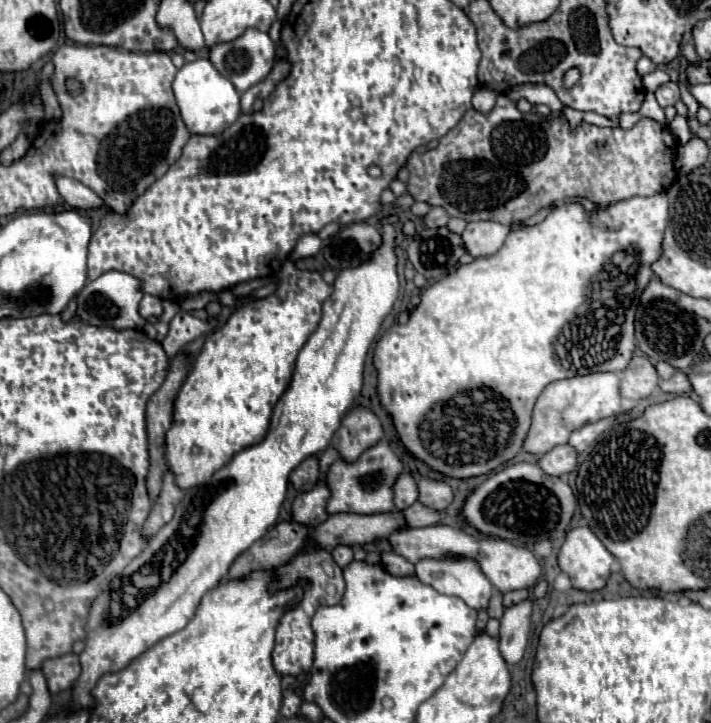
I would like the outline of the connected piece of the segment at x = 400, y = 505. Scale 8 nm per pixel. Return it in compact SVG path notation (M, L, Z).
M401 474L397 484L393 486L395 490L395 508L397 510L405 510L409 508L413 502L417 502L419 498L419 488L417 488L417 482L411 474Z

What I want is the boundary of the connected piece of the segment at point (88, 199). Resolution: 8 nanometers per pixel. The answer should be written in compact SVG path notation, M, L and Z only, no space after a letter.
M59 176L57 188L59 188L59 194L63 196L63 200L75 210L95 210L95 208L103 206L103 200L91 188L83 186L77 180Z

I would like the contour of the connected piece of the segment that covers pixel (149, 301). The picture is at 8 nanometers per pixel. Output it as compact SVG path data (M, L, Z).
M145 294L141 304L139 304L139 314L143 318L149 318L149 316L161 316L163 314L163 306L161 306L161 298L157 296L151 296L151 294Z

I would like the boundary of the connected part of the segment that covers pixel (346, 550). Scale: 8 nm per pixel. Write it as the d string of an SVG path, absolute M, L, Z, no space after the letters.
M337 546L331 553L334 561L341 568L345 568L347 564L353 562L353 550L349 546Z

